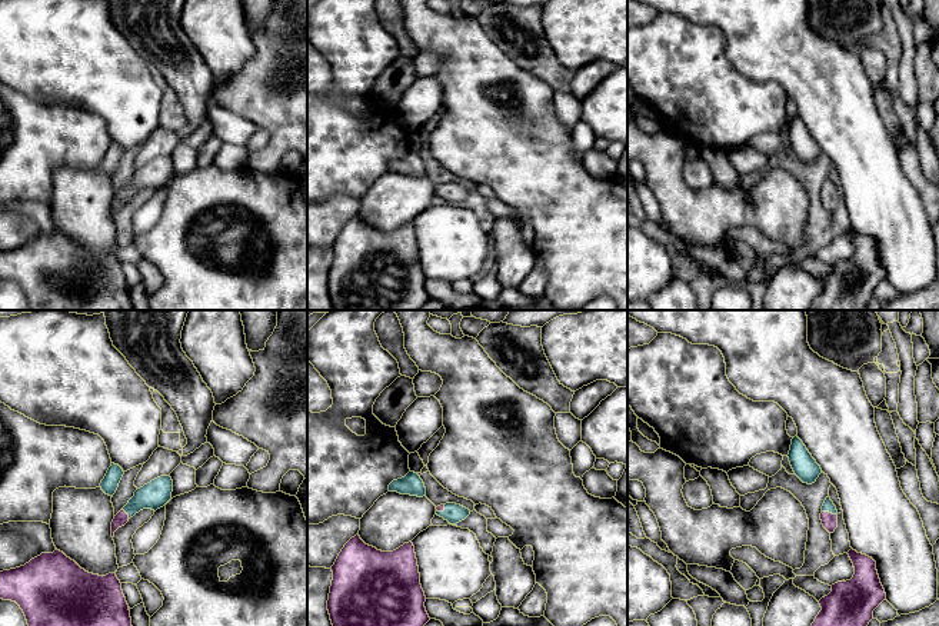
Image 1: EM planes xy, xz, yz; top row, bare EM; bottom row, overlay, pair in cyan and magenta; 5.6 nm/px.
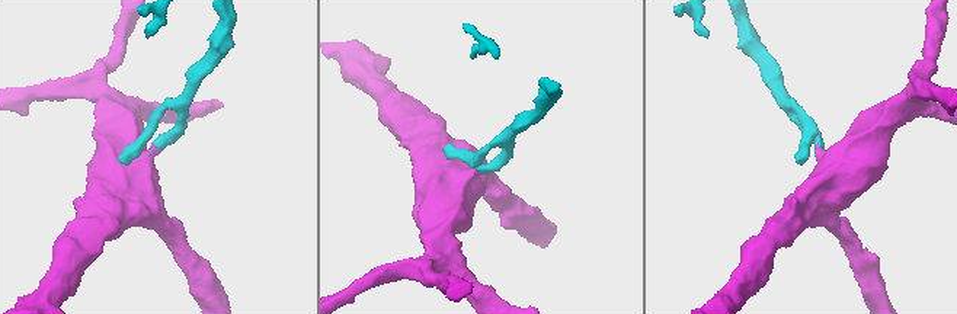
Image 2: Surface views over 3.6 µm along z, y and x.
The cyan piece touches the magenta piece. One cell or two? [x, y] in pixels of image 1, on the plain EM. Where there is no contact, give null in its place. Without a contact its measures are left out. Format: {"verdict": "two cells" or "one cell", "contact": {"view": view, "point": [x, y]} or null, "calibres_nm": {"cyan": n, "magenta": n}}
{"verdict": "one cell", "contact": {"view": "yz", "point": [829, 192]}, "calibres_nm": {"cyan": 60, "magenta": 90}}

